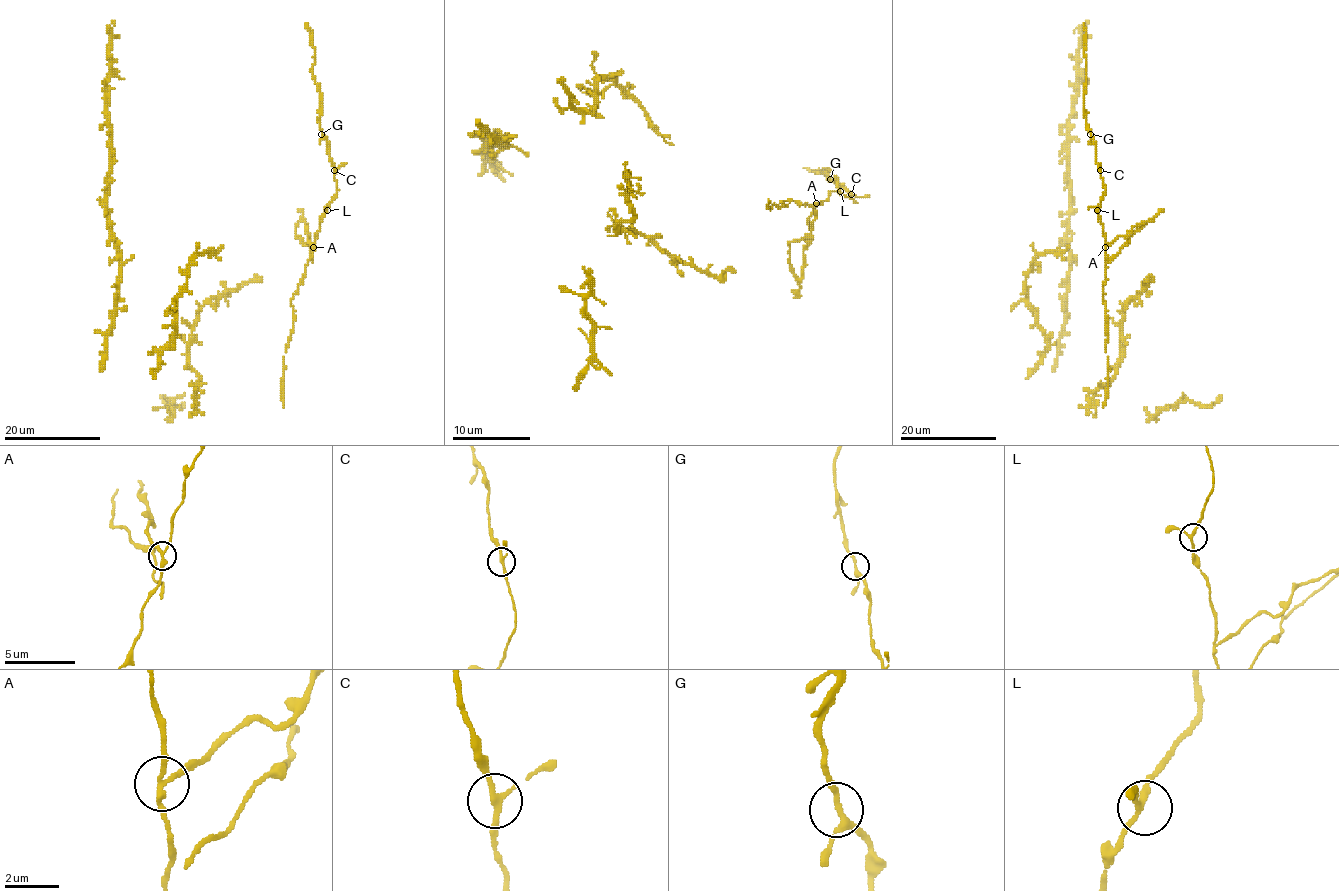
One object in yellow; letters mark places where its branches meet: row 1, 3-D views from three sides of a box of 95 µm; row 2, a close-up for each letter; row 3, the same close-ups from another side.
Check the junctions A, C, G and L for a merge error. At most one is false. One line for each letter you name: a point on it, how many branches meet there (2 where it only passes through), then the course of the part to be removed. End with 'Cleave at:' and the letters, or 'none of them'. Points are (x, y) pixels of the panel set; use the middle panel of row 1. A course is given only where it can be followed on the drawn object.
A: at (816, 203); 3 branches meet; foreign part runs (817, 203), (799, 278), (790, 263), (790, 243), (813, 230), (817, 210)
Cleave at: A

